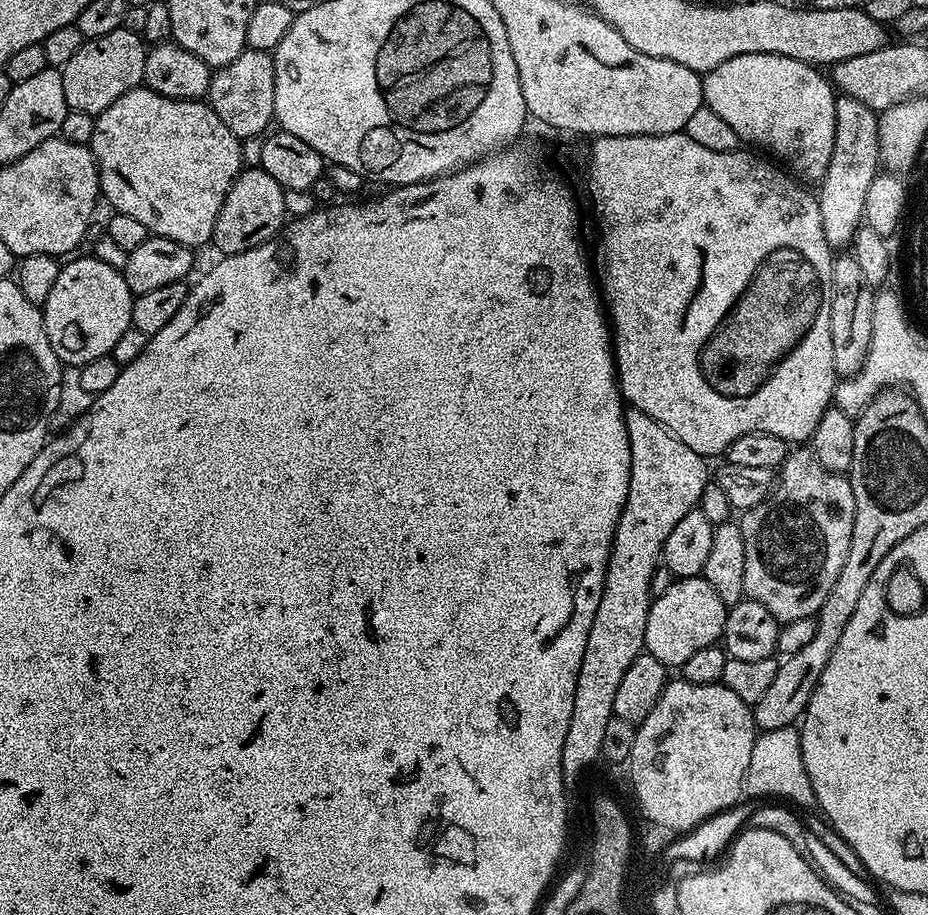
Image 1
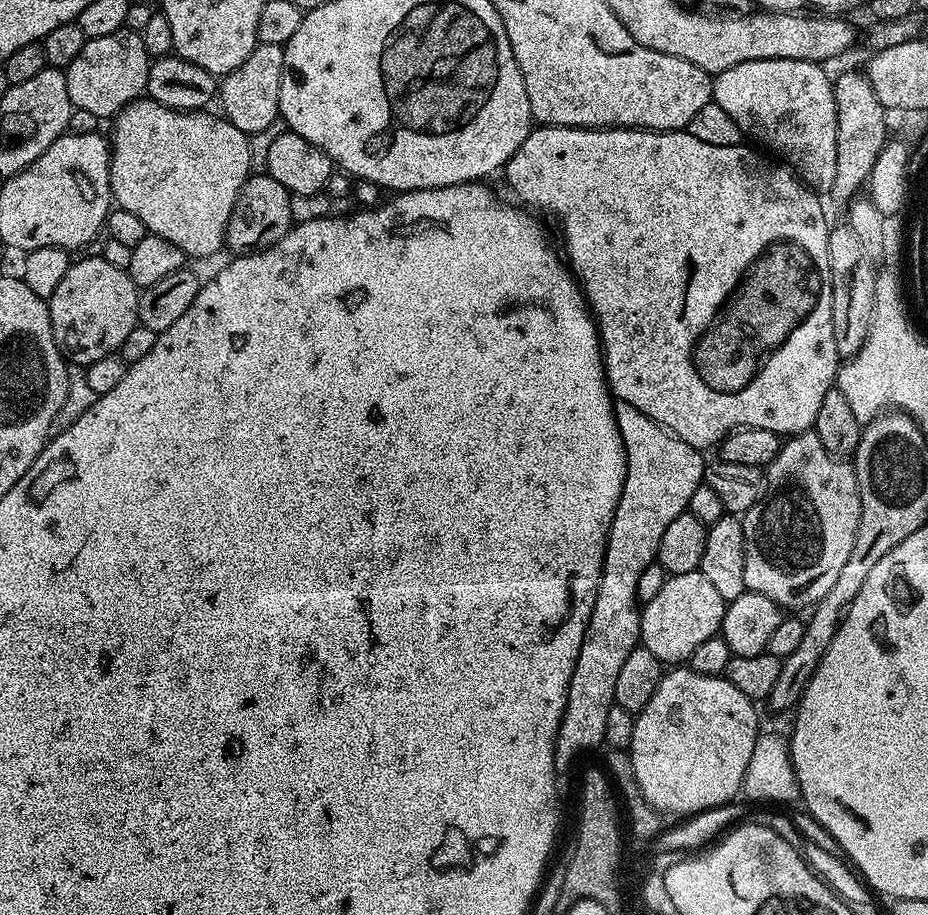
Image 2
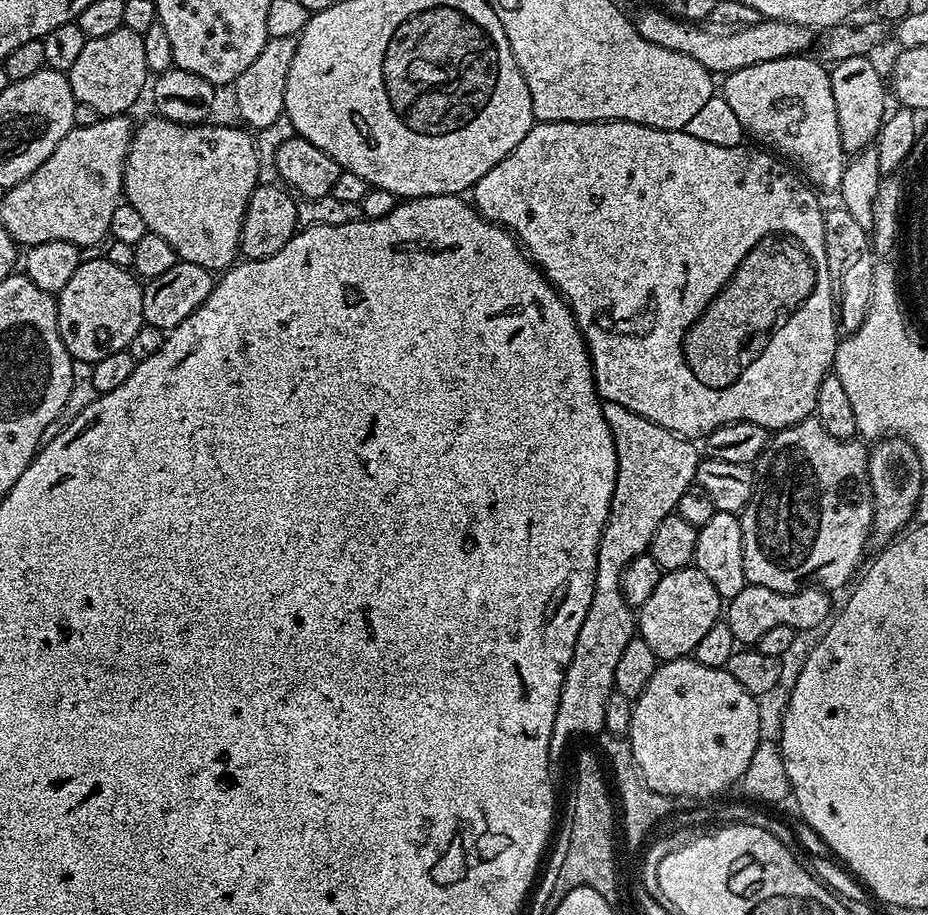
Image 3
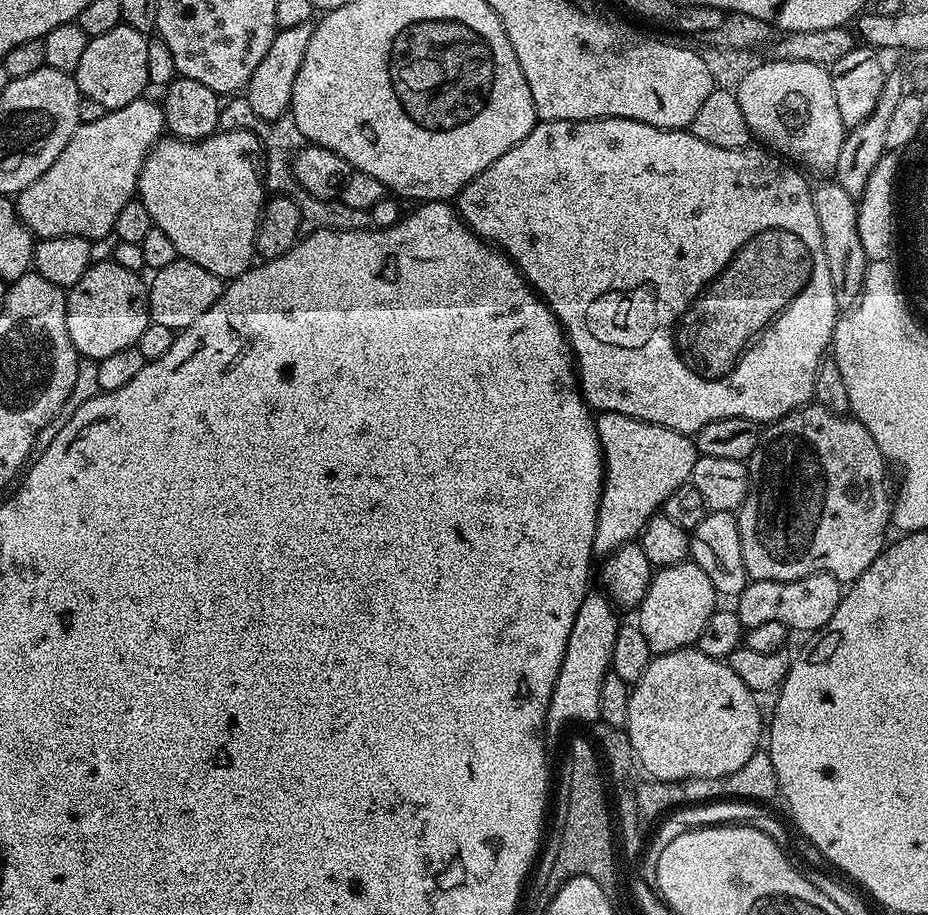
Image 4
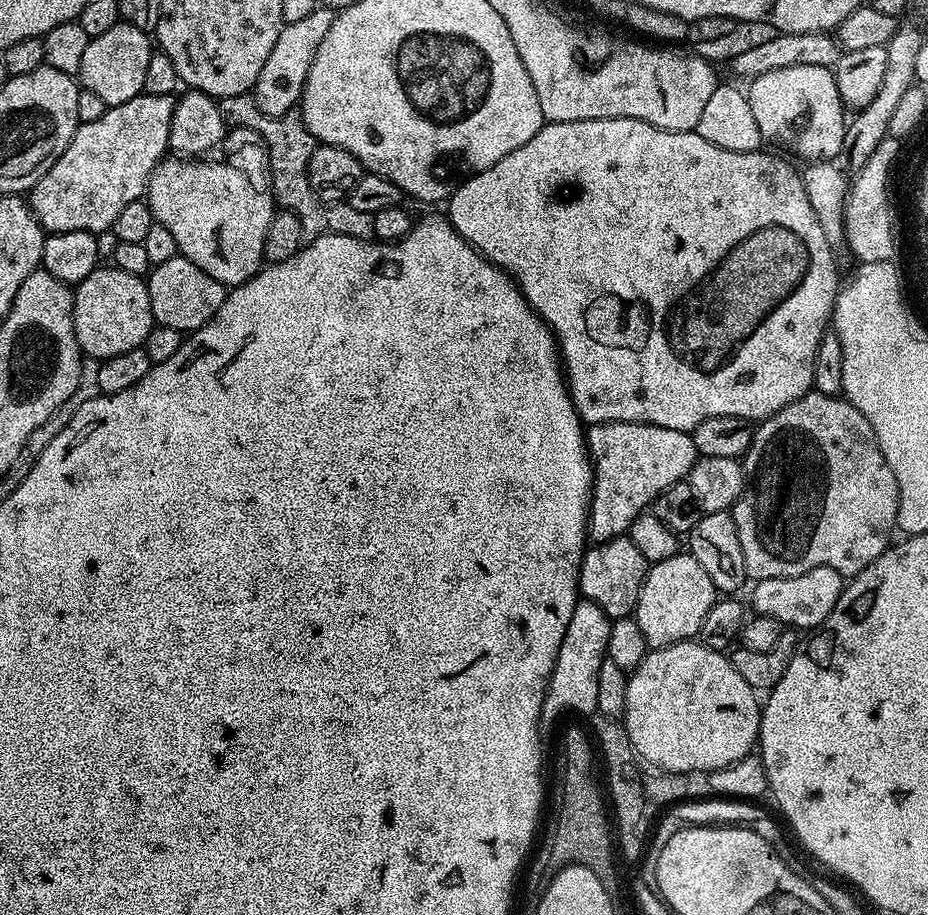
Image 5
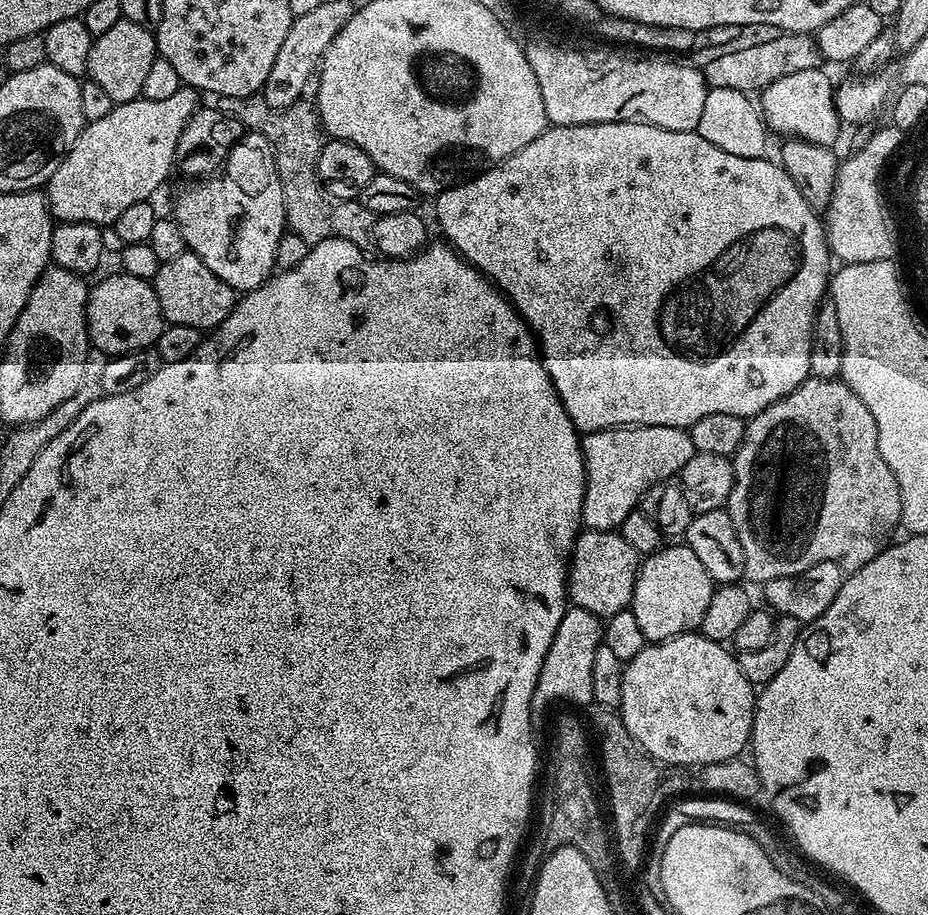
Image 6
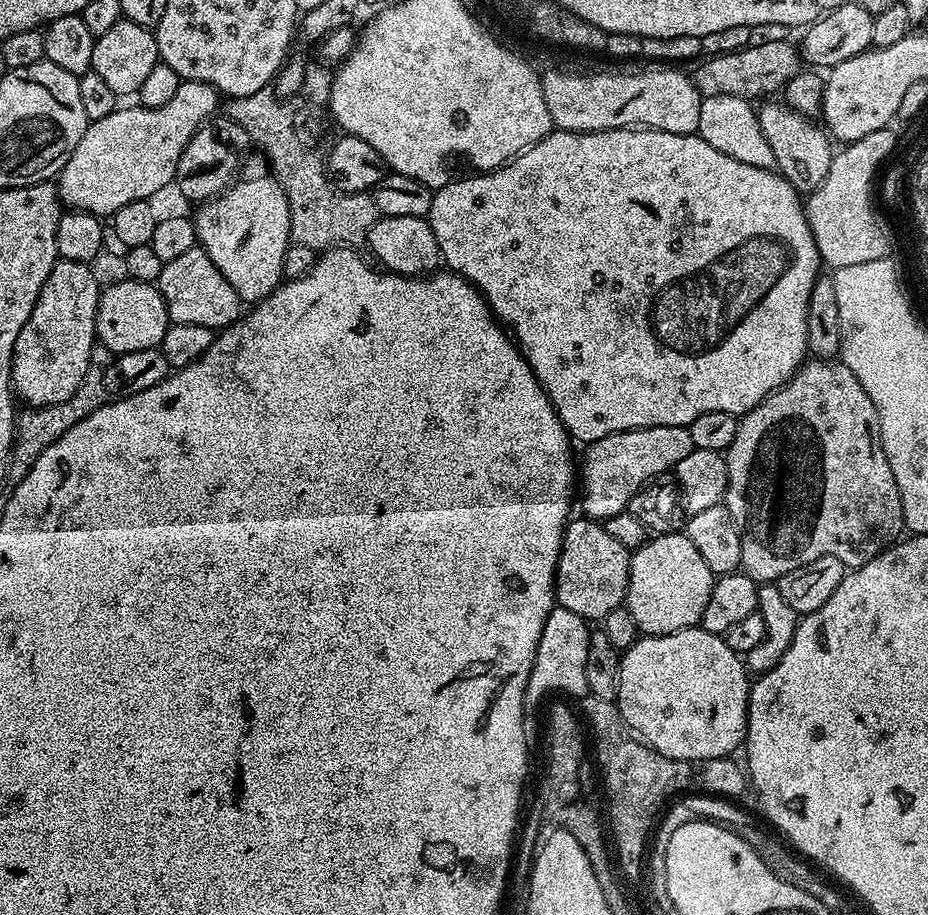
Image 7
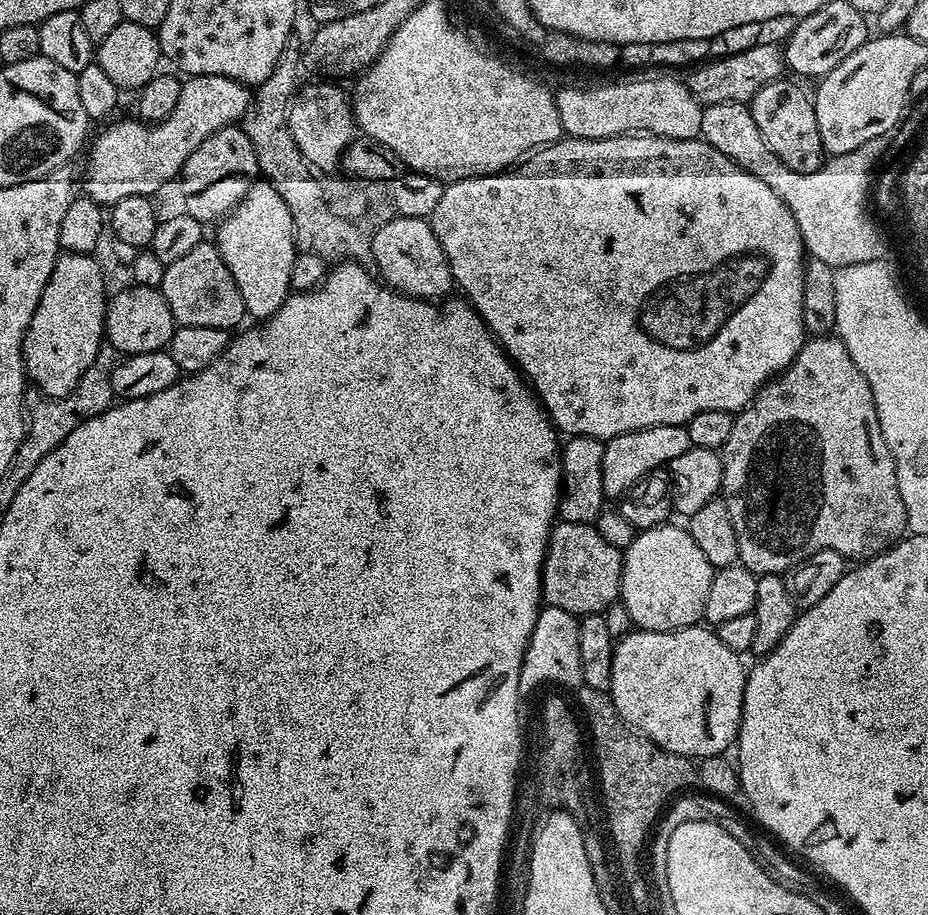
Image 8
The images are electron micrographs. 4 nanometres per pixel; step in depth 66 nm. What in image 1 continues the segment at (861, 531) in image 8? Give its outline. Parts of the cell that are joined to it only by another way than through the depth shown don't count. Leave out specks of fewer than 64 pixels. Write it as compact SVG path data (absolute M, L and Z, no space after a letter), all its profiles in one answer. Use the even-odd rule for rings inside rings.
M807 447L797 448L800 448L797 452L796 449L789 451L780 465L778 483L772 495L758 506L747 509L741 515L744 517L738 520L746 542L744 595L754 602L762 602L762 606L766 606L766 610L770 610L772 617L781 625L815 616L822 602L826 602L826 594L830 594L830 586L834 586L834 578L838 578L842 562L846 562L856 513L851 479L839 472L826 470L826 466L818 462L815 452Z

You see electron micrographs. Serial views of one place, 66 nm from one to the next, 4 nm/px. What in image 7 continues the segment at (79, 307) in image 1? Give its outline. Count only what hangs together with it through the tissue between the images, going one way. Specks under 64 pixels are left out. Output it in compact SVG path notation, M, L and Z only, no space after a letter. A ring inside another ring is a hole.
M126 279L101 291L96 315L96 338L114 354L159 348L169 326L166 302L156 284Z

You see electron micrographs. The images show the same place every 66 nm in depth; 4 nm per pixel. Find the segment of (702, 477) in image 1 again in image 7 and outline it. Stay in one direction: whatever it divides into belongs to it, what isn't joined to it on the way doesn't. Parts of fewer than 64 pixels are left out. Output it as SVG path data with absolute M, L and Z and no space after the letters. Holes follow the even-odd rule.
M654 426L653 428L631 428L629 432L615 432L601 440L595 440L594 443L587 445L584 456L584 510L583 515L592 521L603 522L609 520L614 514L625 511L630 502L630 498L634 498L634 494L638 494L638 490L643 484L648 484L656 476L660 476L664 472L672 472L678 462L682 462L682 458L686 458L686 454L692 452L692 439L685 426ZM553 607L552 613L546 618L546 626L542 626L542 638L538 638L538 650L534 654L528 689L524 695L525 717L532 718L540 699L547 692L565 692L566 695L577 698L589 695L586 682L586 650L591 637L589 621L568 609Z

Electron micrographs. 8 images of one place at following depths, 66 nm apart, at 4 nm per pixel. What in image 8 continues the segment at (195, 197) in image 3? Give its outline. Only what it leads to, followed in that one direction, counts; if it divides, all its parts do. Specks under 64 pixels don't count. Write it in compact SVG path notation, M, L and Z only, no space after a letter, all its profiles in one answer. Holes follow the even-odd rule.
M257 182L242 198L237 208L232 209L223 220L219 221L214 237L216 249L222 254L230 274L234 274L234 282L238 286L238 294L242 294L245 313L253 316L253 321L263 322L273 316L286 302L286 298L293 291L290 282L290 272L294 270L294 258L298 251L295 236L295 222L286 202L276 192L269 182Z

